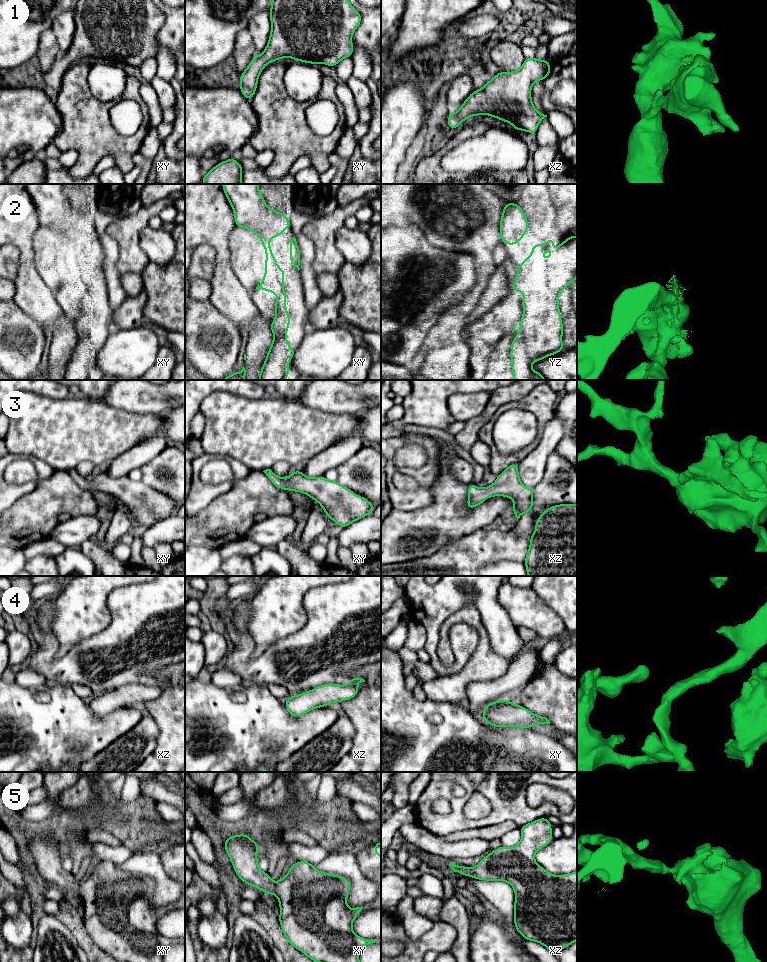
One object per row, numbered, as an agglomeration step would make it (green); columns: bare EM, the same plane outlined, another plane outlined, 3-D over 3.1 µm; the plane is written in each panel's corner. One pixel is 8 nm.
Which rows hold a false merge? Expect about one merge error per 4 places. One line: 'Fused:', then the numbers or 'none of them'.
Fused: none of them

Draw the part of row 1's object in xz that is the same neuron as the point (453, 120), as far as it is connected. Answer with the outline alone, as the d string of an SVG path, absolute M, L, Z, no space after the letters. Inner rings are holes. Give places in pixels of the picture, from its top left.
M525 58L520 69L501 71L482 88L473 91L456 113L449 113L449 129L458 128L468 117L489 115L515 127L515 131L536 134L539 123L547 117L532 103L534 82L545 80L552 66L546 59Z

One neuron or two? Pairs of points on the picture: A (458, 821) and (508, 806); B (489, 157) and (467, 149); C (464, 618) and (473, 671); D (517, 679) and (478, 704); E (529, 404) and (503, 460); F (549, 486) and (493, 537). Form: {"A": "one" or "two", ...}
{"A": "one", "B": "one", "C": "one", "D": "one", "E": "one", "F": "one"}

